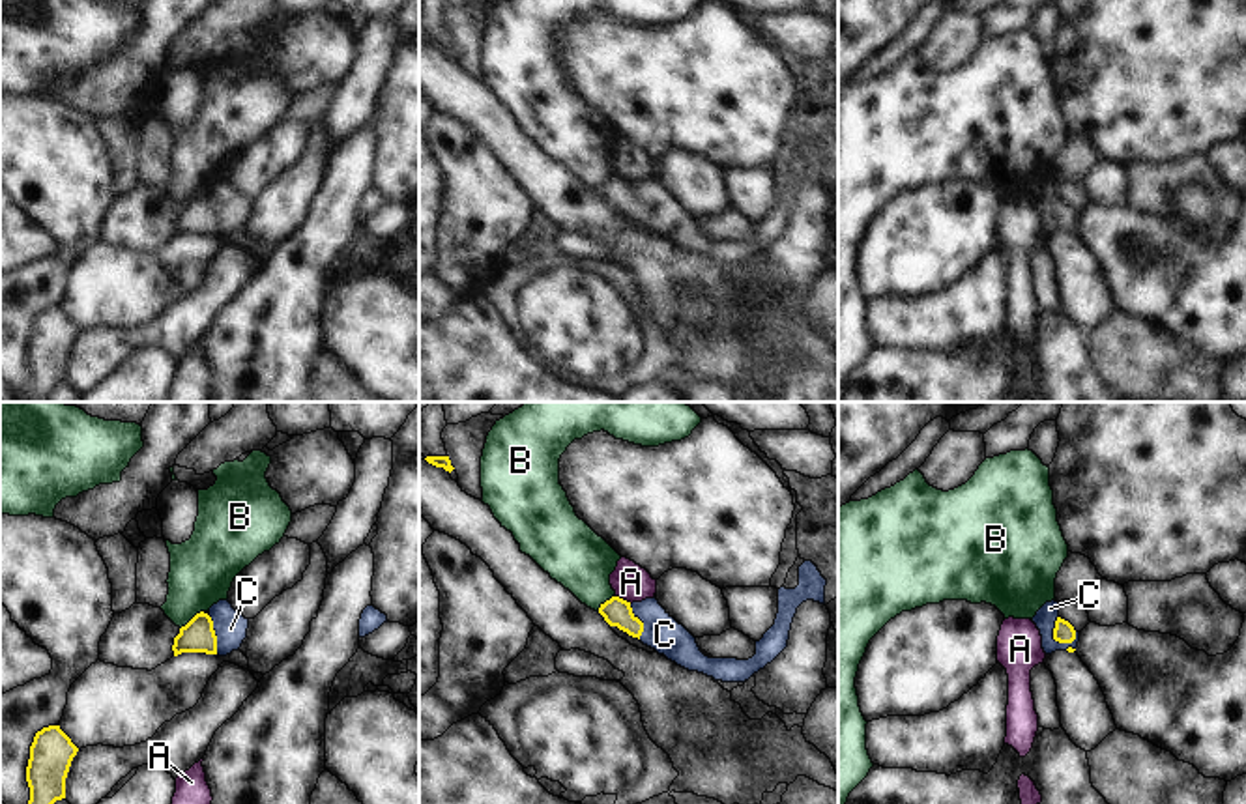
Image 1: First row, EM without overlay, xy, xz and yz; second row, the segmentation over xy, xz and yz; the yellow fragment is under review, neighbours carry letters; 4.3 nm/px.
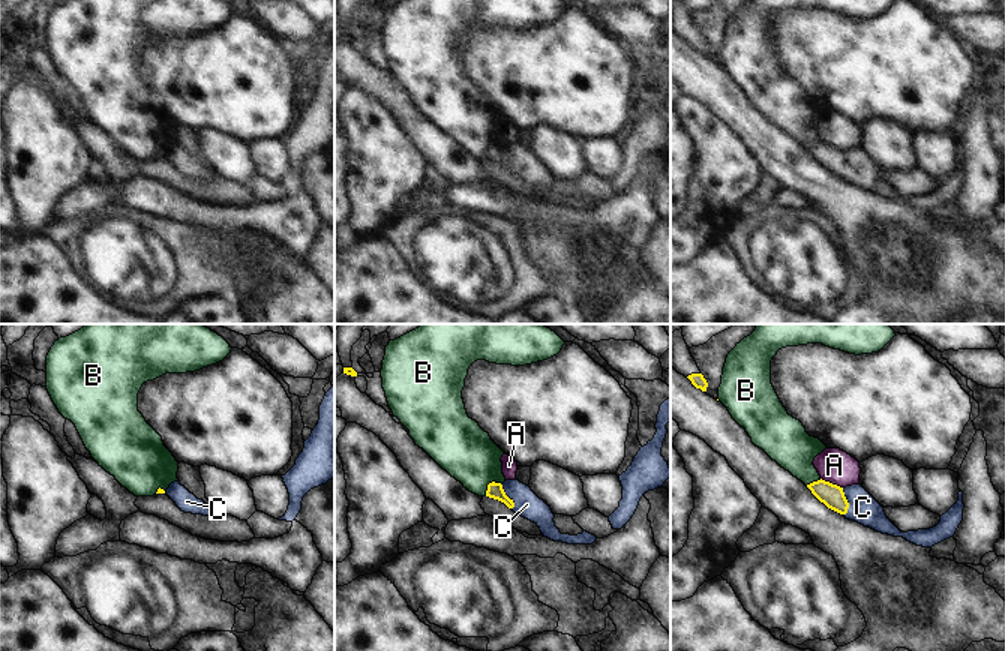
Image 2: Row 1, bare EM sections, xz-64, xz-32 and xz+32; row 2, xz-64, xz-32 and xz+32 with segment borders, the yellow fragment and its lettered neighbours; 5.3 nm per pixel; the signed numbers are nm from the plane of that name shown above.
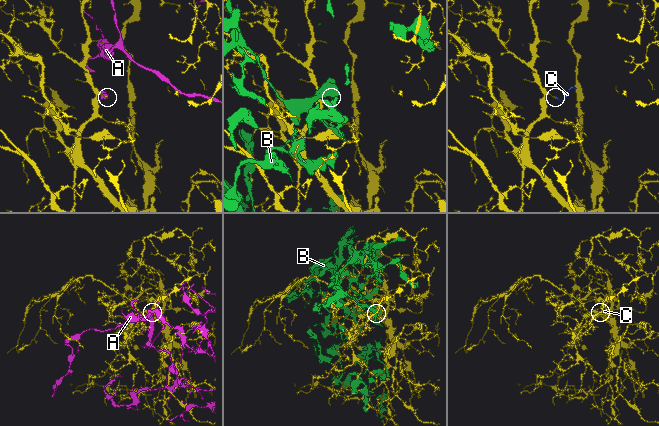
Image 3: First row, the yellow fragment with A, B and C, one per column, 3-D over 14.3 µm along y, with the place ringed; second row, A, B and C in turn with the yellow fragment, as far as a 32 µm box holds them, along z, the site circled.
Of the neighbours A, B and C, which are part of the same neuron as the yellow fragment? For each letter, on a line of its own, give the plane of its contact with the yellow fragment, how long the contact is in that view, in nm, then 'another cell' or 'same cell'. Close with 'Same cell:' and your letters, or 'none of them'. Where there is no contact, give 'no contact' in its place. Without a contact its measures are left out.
A: meets yellow in xz; contact 80 nm long; another cell
B: meets yellow in xy; contact 130 nm long; another cell
C: meets yellow in yz; contact 170 nm long; same cell
Same cell: C

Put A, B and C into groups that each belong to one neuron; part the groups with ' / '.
A / B / C

